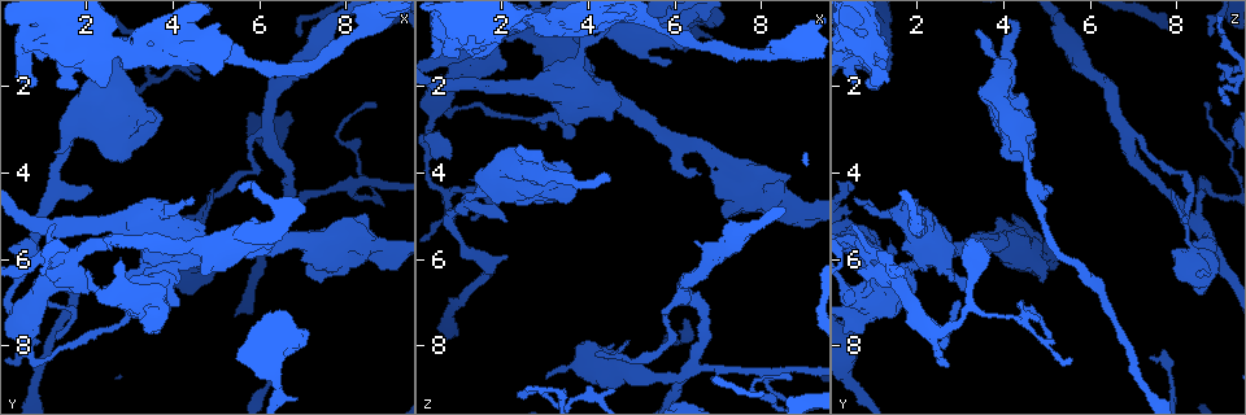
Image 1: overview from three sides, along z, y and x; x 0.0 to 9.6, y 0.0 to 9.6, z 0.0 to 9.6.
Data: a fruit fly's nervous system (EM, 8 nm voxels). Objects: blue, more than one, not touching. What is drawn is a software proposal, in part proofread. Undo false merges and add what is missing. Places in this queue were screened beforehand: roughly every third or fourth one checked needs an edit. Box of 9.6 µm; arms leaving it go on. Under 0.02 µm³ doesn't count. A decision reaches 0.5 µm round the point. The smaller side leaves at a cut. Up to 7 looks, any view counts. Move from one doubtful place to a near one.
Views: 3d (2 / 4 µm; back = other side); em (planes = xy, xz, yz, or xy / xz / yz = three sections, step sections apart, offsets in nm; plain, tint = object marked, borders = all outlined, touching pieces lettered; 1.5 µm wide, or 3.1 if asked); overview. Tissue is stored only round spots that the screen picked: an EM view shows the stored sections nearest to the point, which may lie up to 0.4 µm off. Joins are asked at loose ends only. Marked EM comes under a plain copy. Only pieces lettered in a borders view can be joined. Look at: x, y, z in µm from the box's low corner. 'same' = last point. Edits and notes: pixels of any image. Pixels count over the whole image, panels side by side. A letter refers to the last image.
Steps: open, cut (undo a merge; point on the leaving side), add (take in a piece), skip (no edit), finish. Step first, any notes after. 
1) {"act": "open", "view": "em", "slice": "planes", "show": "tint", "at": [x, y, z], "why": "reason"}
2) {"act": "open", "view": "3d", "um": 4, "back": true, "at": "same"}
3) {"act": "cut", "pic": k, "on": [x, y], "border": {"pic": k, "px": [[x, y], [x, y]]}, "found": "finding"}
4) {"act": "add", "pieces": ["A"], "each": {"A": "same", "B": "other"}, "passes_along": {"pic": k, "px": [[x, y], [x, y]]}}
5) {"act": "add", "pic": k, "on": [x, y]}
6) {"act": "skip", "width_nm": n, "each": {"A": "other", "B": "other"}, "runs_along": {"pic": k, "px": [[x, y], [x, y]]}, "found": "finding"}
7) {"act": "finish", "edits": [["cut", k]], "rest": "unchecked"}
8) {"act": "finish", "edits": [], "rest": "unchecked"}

{"act": "open", "view": "em", "slice": "xz", "step": 4, "show": "borders", "at": [3.00, 6.30, 8.75], "why": "tapers out"}

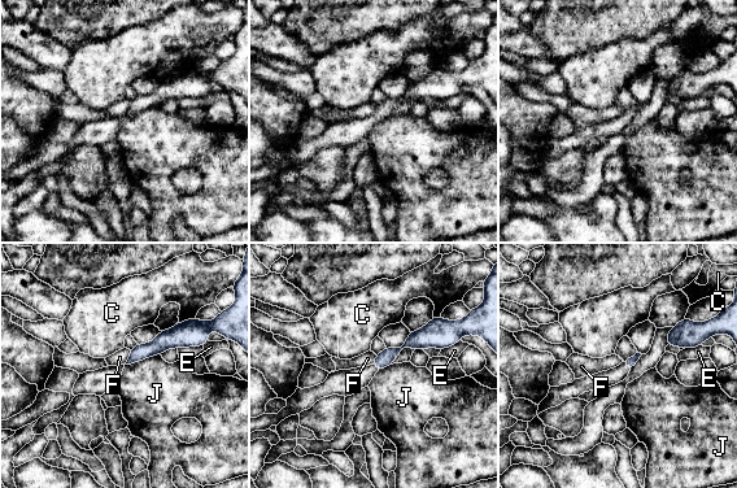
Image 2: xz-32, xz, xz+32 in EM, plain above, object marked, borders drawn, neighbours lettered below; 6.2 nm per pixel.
{"act": "skip", "each": {"C": "other", "E": "other", "F": "other", "J": "other"}, "runs_along": {"pic": 2, "px": [[447, 341], [414, 340], [378, 364]]}, "found": "none of them fits"}

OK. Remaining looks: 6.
{"act": "open", "view": "3d", "um": 4, "at": [6.55, 5.35, 4.05], "why": "free end"}

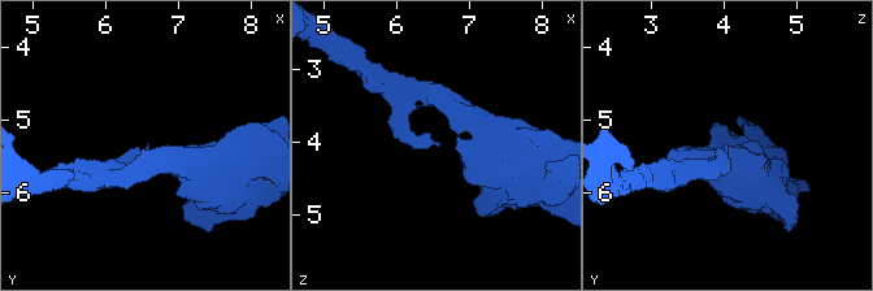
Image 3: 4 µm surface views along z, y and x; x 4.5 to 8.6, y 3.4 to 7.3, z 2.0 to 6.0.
{"act": "open", "view": "em", "slice": "xy", "step": 8, "show": "borders", "at": [6.60, 5.30, 4.05], "why": "shape alone is not enough"}

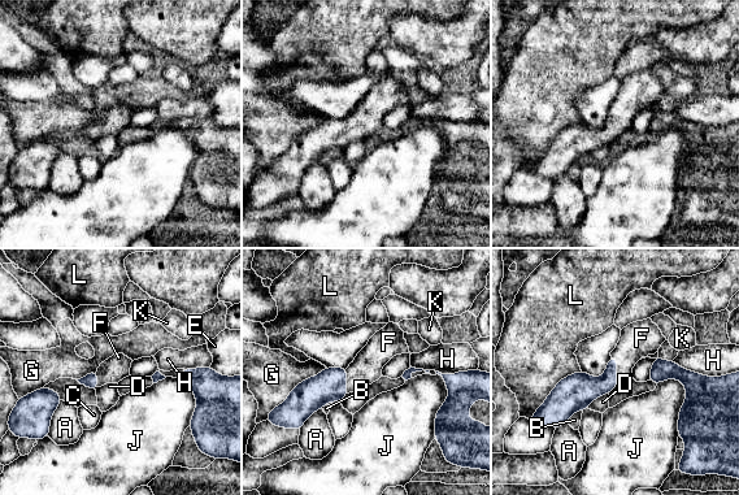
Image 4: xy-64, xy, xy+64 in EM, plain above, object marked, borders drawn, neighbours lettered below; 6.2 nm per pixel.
{"act": "add", "pieces": ["F"], "longest_contact_nm": ["L", 320], "each": {"A": "other", "B": "other", "C": "other", "D": "other", "E": "other", "F": "same", "G": "other", "H": "other", "J": "other", "K": "other", "L": "other"}, "passes_along": {"pic": 4, "px": [[581, 389], [616, 369], [642, 338]]}, "found": "the neuron continues"}

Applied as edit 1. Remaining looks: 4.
{"act": "open", "view": "overview", "why": "redraw"}

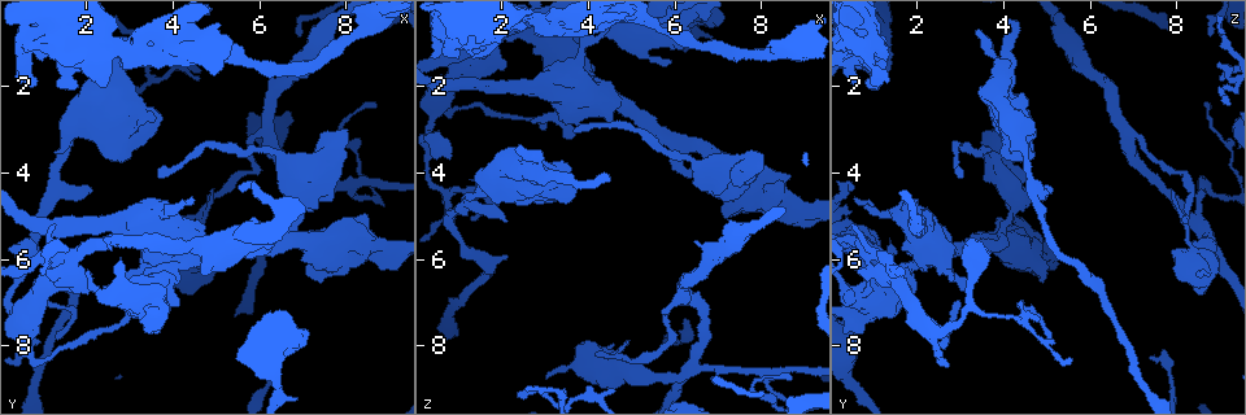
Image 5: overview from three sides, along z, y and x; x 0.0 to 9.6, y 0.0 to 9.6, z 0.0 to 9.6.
{"act": "open", "view": "3d", "um": 2, "at": [8.70, 2.55, 8.75]}

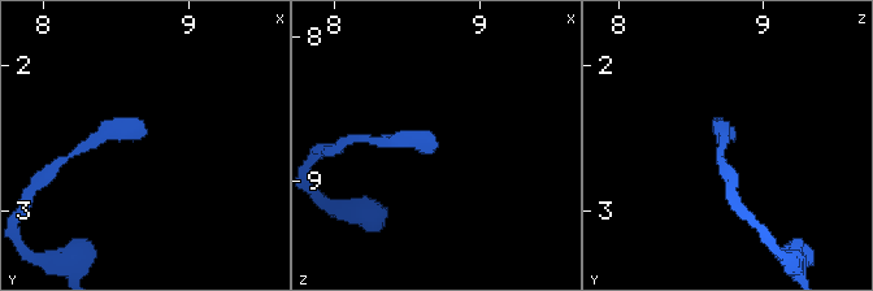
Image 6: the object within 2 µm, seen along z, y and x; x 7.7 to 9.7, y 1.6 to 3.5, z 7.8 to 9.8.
{"act": "open", "view": "em", "slice": "planes", "show": "borders", "at": [8.72, 2.46, 8.76]}

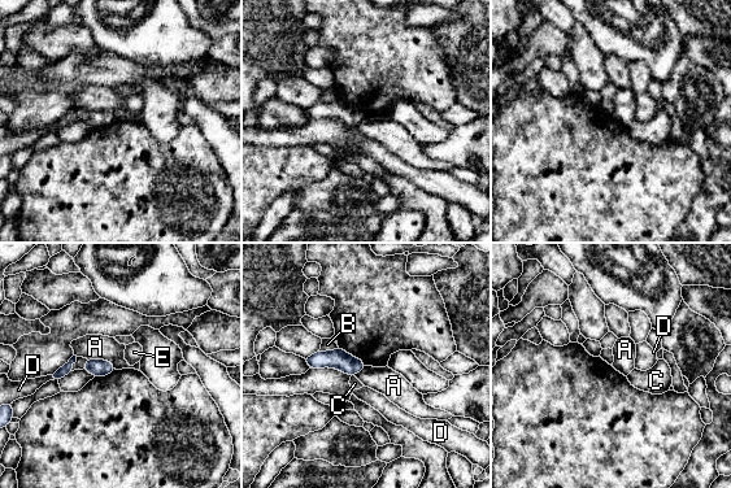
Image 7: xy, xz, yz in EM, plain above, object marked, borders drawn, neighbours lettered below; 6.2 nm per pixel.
{"act": "skip", "each": {"A": "other", "B": "other", "C": "other", "D": "other", "E": "other"}, "border": {"pic": 7, "px": [[86, 357], [109, 361], [116, 369]]}, "found": "none of them fits"}

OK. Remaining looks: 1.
{"act": "finish", "edits": [["add", 4]], "rest": "unchecked"}

